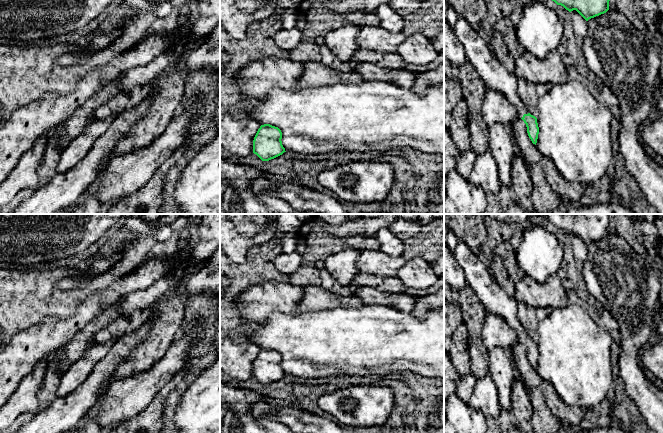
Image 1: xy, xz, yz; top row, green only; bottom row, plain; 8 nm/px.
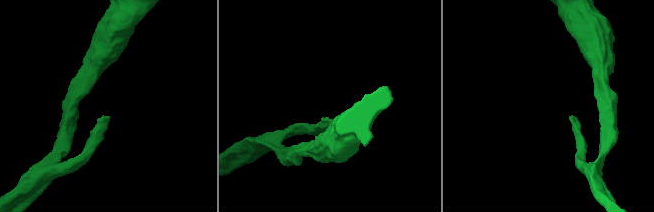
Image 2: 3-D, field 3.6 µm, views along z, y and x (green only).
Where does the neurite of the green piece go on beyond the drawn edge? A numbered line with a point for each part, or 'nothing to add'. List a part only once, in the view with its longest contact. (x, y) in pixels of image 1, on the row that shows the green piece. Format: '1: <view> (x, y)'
1: yz (495, 76)

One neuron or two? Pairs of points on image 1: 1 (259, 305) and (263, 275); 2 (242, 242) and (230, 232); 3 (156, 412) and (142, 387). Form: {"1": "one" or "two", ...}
{"1": "two", "2": "one", "3": "two"}

